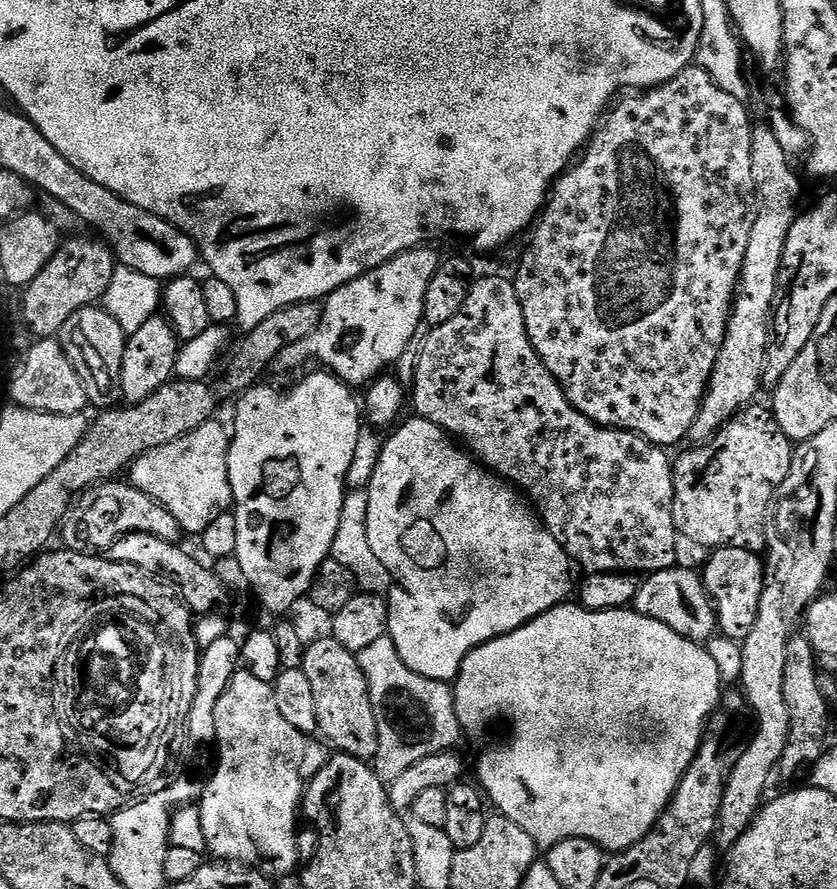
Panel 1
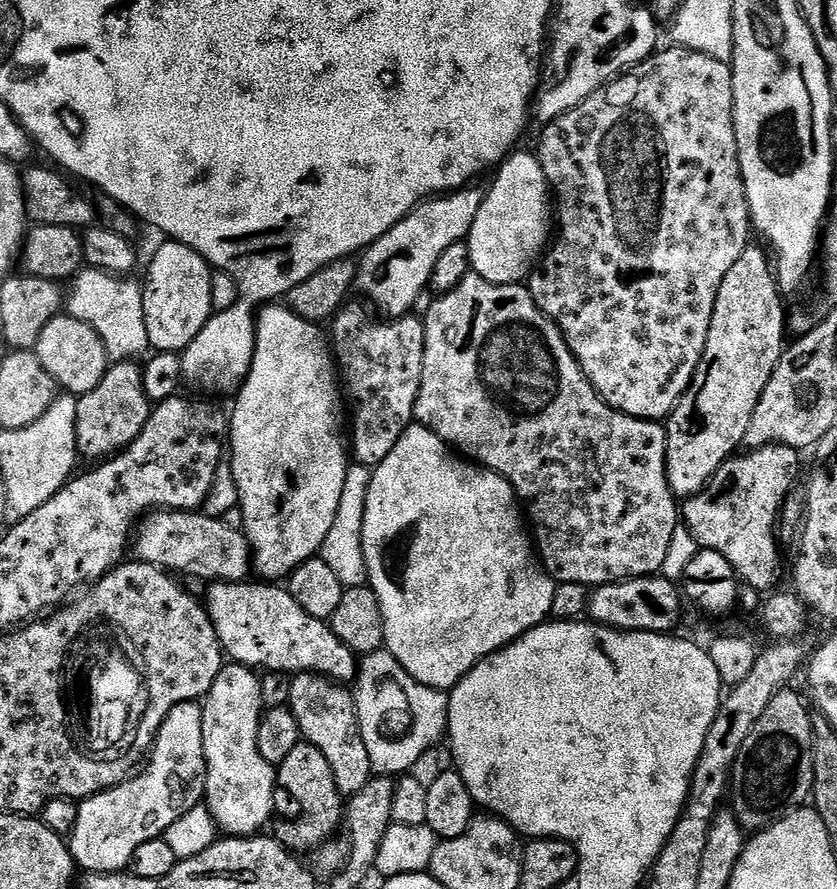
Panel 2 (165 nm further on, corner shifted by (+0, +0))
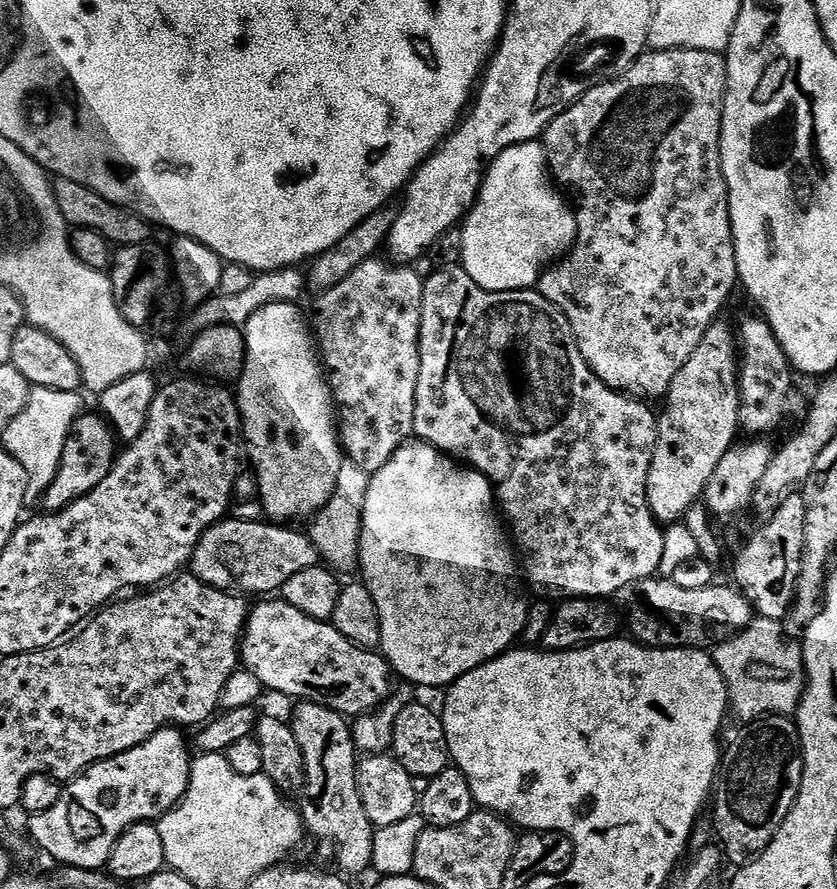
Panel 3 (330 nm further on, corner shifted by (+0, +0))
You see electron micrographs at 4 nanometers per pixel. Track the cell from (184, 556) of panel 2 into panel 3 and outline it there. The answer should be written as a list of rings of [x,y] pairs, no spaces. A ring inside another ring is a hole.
[[[225,518],[210,526],[202,534],[202,538],[196,544],[196,549],[190,561],[191,575],[197,576],[202,582],[221,588],[223,592],[233,594],[249,594],[248,592],[264,592],[260,594],[276,594],[280,588],[299,574],[301,570],[310,570],[321,563],[320,552],[311,540],[309,533],[295,532],[295,527],[281,526],[276,522],[238,521],[233,518]]]

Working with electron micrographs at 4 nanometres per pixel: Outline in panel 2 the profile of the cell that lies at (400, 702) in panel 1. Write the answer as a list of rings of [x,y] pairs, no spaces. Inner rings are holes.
[[[385,648],[371,652],[359,661],[352,693],[359,718],[360,736],[366,745],[373,775],[390,778],[411,771],[411,767],[447,733],[449,695],[443,689],[423,686]]]

